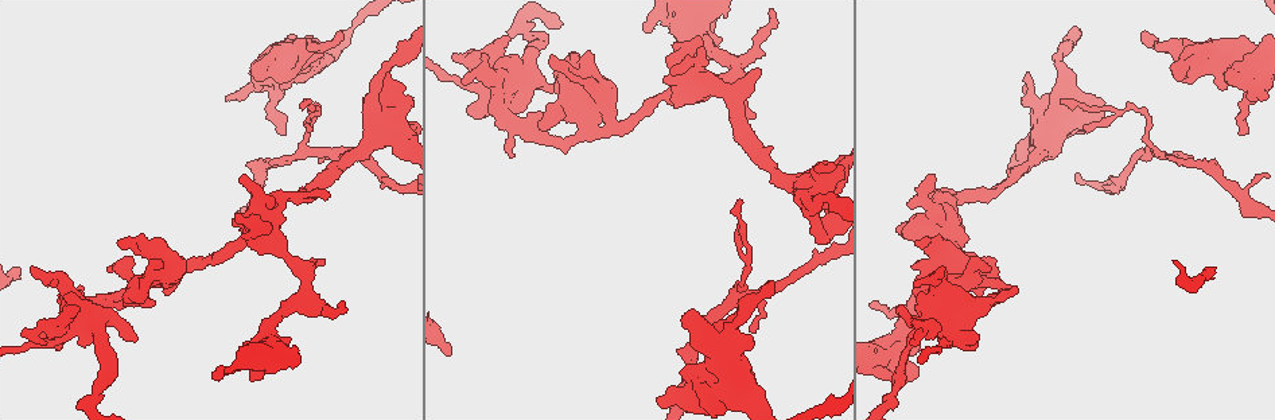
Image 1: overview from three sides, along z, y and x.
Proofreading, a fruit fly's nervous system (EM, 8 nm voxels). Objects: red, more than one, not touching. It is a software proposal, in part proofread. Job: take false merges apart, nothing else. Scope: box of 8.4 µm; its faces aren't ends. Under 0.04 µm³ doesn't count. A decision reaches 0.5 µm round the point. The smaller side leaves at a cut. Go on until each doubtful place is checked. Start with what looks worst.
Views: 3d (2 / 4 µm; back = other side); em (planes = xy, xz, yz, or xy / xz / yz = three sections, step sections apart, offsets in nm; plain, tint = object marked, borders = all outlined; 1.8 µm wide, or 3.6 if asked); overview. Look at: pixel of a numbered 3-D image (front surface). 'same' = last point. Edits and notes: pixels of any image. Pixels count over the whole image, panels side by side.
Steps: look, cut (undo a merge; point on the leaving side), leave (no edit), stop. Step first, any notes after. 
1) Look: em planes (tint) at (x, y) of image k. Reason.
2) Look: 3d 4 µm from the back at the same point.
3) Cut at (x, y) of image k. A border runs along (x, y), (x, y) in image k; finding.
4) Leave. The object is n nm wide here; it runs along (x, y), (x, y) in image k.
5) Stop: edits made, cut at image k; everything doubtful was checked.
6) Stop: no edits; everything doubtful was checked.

Look: 3d 4 µm from the back at (891, 350) of image 1.

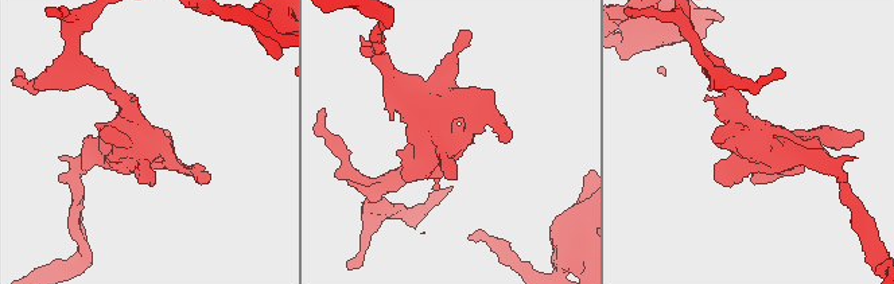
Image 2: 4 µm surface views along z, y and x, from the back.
Look: em xy step 8 (tint) at (752, 140) of image 2. Shape alone is not enough.

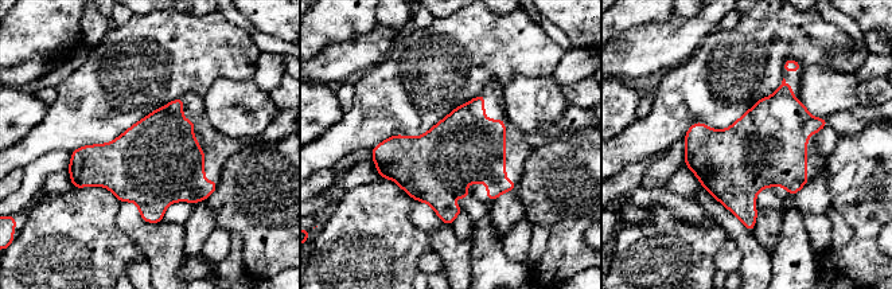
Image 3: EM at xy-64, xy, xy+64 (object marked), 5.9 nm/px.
Leave. All the same neuron.

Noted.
Look: 3d 4 µm at (722, 384) of image 1. Thick turns thin.

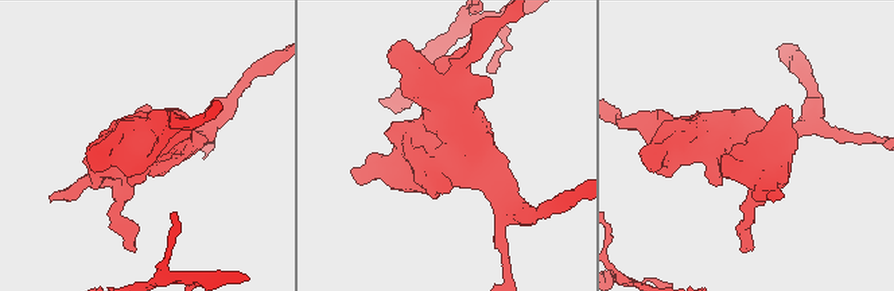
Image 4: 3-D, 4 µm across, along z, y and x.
Look: em xz step 4 (tint) at (446, 153) of image 4.

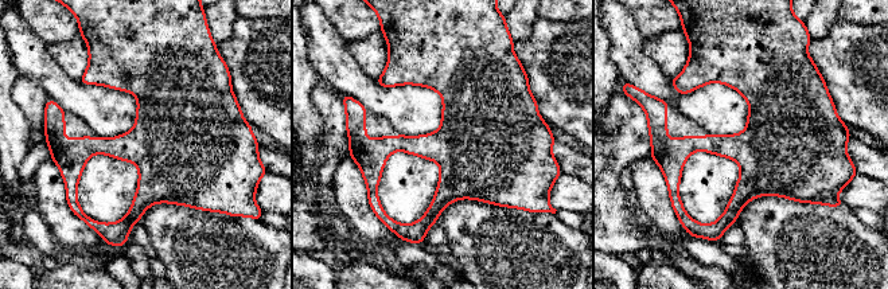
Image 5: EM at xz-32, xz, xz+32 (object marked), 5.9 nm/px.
Leave. All the same neuron.

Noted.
Look: 3d 2 µm at (483, 70) of image 1. Touches itself.

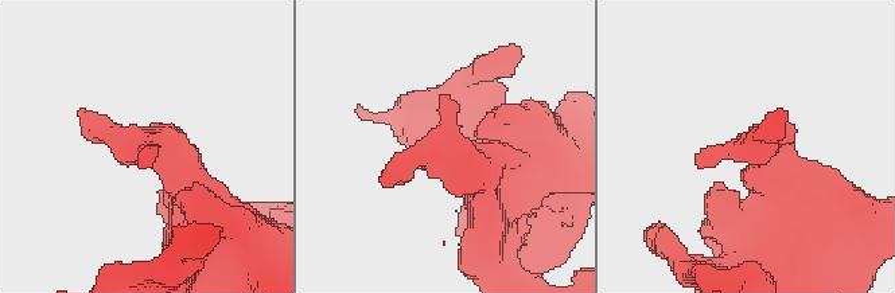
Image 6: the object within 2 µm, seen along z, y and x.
Look: em planes (plain) at (446, 141) of image 6.

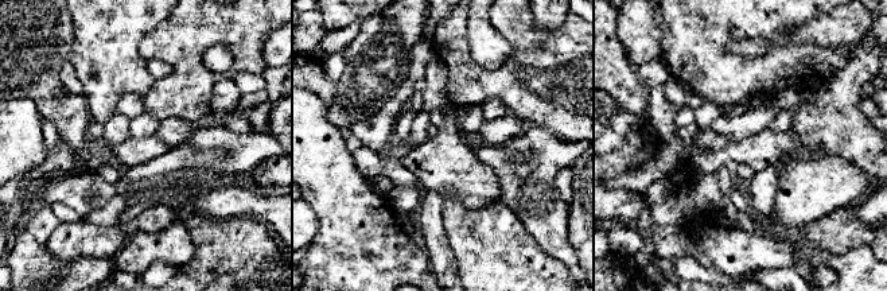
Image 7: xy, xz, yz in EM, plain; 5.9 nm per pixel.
Look: em planes (borders) at the same point. What lies round it.

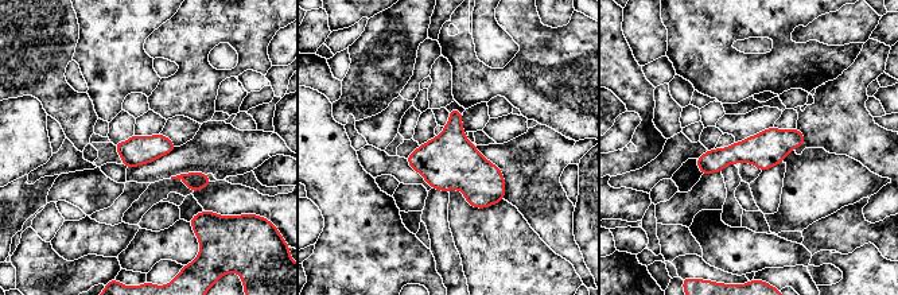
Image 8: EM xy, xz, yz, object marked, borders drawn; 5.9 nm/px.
Leave. One neuron here.

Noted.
Look: 3d 4 µm at (948, 318) of image 1.

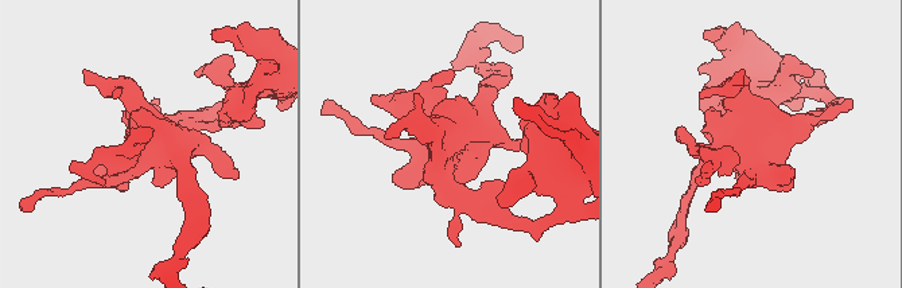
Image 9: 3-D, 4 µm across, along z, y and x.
Look: em 3.6 µm planes (tint) at (450, 146) of image 9.

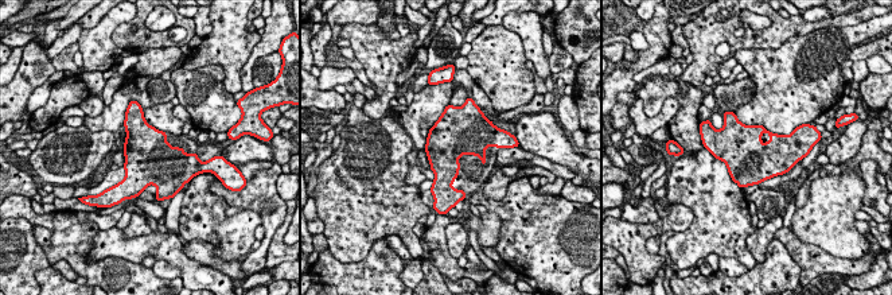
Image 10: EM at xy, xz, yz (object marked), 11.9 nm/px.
Leave. Continuous, no second neuron.

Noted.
Stop: no edits; everything doubtful was checked.

